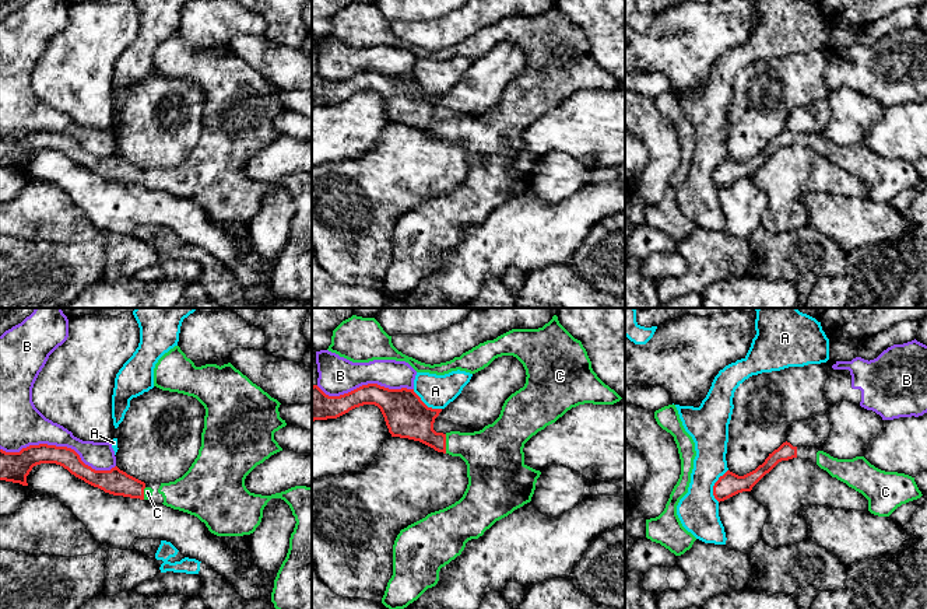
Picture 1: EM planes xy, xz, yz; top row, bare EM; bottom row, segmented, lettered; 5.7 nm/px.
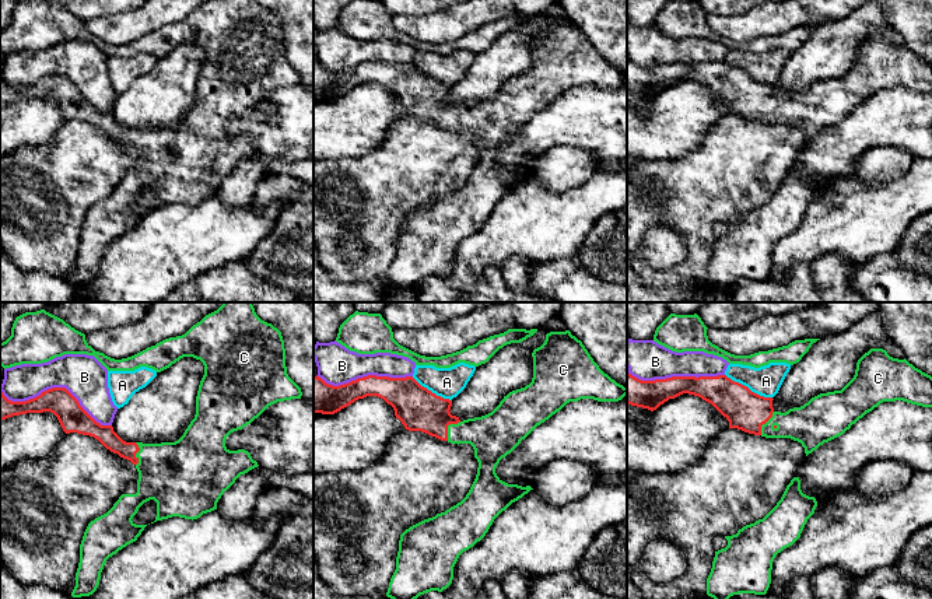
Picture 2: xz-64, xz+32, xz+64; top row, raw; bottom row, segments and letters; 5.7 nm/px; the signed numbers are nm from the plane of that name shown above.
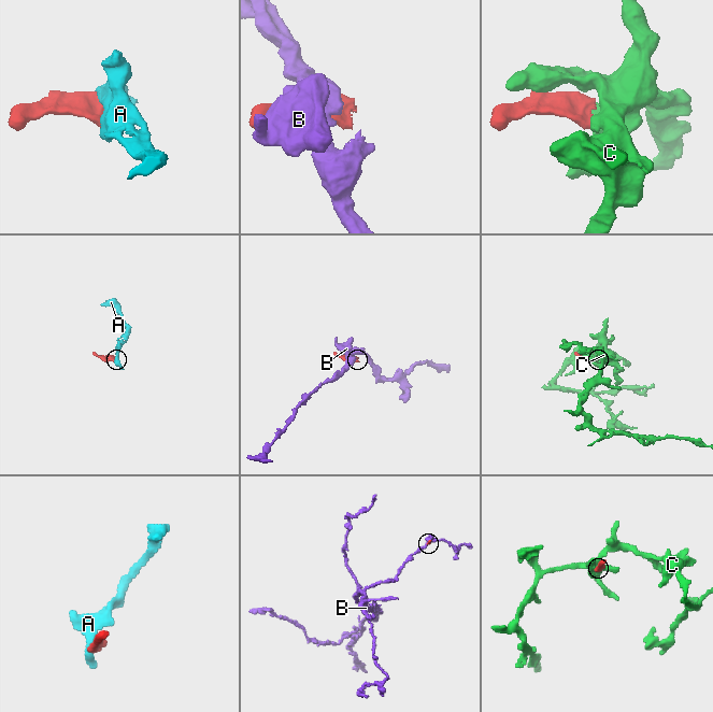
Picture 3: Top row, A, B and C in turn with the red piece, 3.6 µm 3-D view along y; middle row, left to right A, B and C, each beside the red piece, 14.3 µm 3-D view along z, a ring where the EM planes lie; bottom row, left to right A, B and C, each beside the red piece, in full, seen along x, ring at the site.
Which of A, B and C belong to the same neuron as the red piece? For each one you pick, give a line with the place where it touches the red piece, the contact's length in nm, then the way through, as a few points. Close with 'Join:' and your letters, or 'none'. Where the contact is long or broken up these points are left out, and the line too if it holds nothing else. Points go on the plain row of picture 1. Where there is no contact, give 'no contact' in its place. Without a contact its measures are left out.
C: meets red in xz at (445, 130); contact 110 nm long; runs through xz (411, 105), (431, 125), (445, 130), (464, 130), (487, 139)
Join: C

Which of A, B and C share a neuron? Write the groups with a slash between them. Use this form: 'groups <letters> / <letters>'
groups A / B / C

